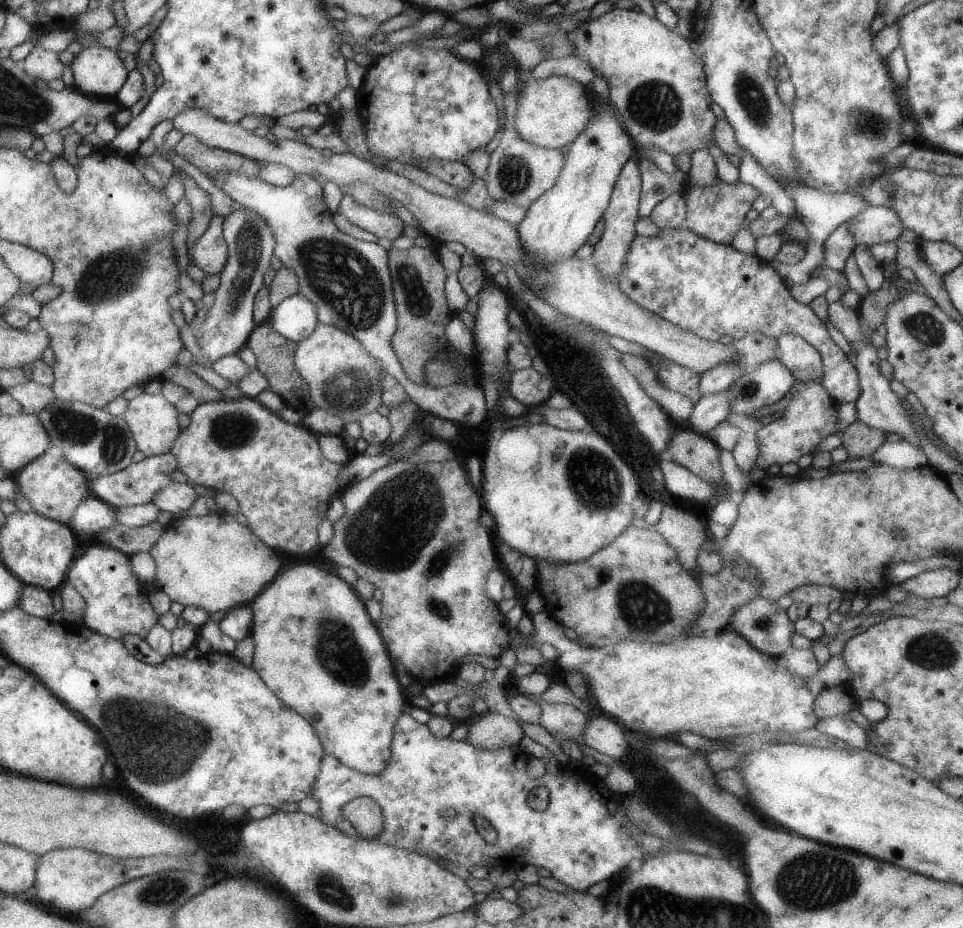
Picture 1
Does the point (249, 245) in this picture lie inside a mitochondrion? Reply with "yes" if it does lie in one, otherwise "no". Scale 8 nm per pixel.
yes

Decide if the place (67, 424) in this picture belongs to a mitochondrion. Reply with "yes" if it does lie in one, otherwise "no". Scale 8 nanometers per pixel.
yes

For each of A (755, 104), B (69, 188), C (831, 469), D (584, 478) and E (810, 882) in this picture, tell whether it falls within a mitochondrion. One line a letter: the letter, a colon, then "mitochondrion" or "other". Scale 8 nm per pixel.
A: mitochondrion
B: other
C: other
D: mitochondrion
E: mitochondrion

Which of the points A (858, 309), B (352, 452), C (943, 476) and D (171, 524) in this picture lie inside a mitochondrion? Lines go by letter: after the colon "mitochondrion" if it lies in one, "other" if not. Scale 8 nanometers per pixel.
A: other
B: other
C: other
D: other

